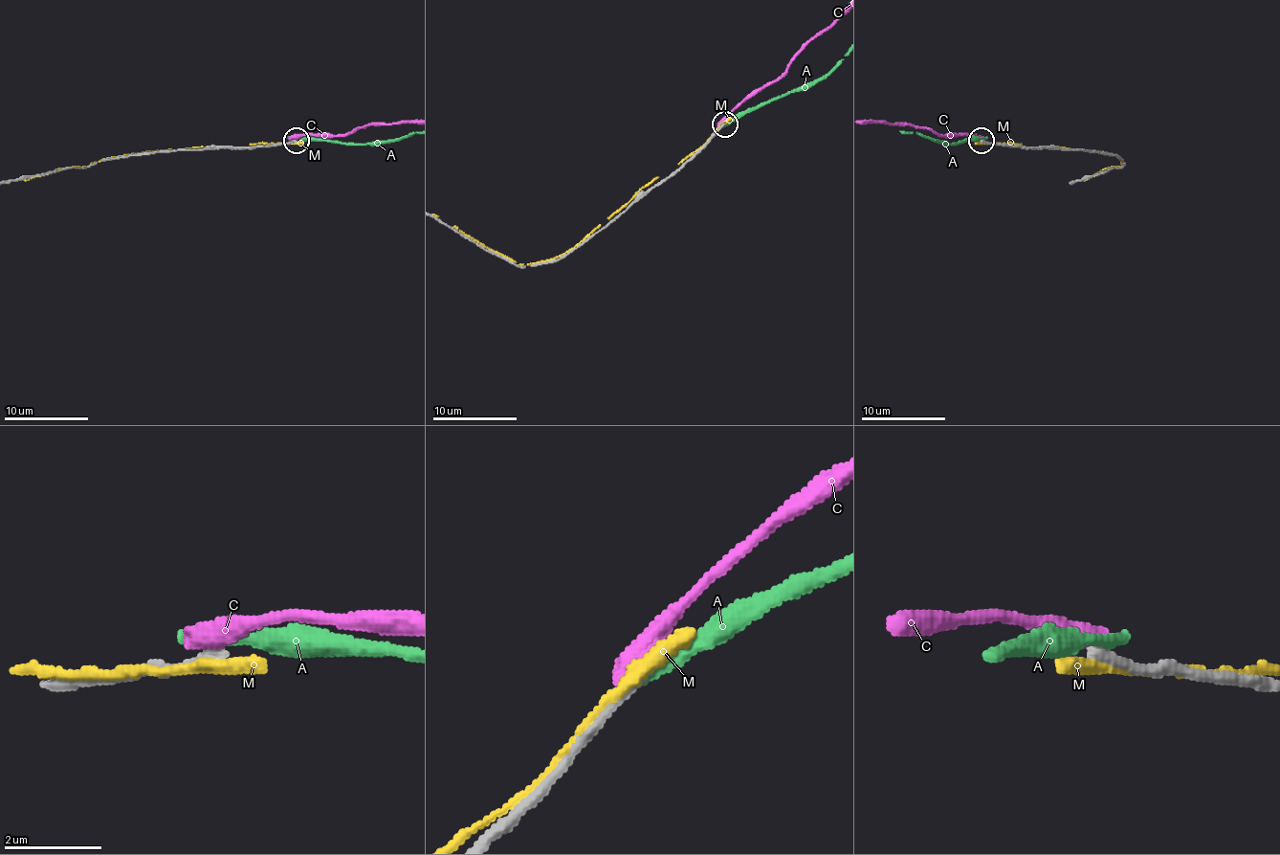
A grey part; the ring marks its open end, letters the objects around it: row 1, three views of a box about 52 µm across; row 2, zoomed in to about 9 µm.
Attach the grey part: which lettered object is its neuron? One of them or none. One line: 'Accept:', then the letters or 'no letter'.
Accept: no letter

